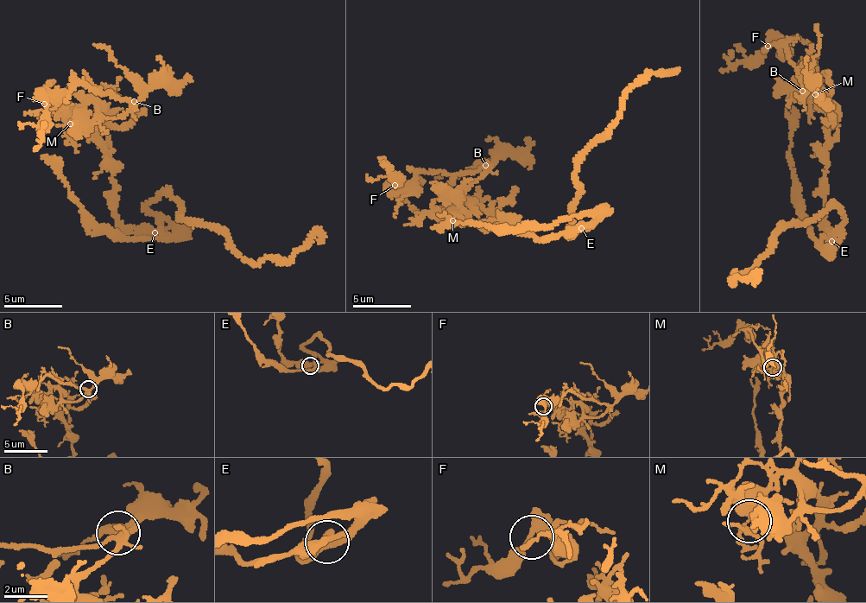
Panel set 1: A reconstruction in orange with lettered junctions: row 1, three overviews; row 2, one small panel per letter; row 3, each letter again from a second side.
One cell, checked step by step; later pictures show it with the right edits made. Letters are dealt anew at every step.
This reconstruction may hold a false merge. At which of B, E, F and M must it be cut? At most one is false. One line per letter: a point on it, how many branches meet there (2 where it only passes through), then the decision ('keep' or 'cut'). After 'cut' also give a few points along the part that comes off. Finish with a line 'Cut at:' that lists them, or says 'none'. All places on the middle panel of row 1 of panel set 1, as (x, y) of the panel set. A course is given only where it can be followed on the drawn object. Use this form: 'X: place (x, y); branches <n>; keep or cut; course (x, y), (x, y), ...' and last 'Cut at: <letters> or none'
B: place (485, 165); branches 5; keep
E: place (581, 228); branches 3; keep
F: place (395, 185); branches 5; keep
M: place (452, 220); branches 5; cut; course (451, 221), (523, 226), (540, 239), (580, 231), (567, 233), (576, 161), (645, 73), (679, 68)
Cut at: M

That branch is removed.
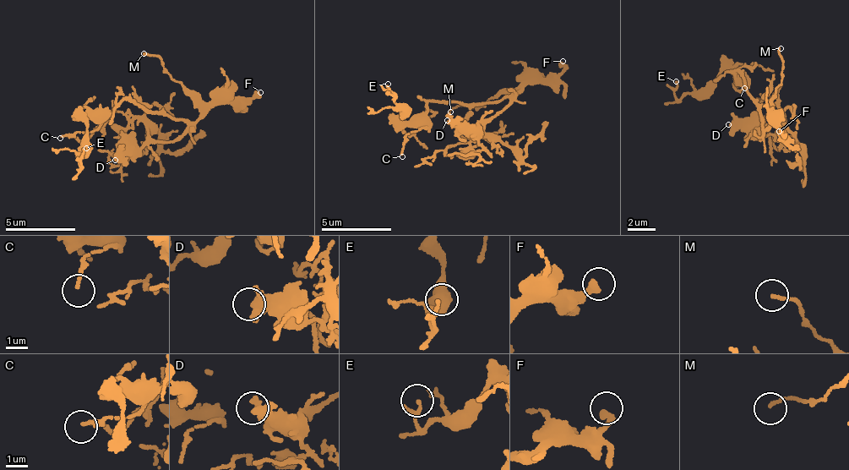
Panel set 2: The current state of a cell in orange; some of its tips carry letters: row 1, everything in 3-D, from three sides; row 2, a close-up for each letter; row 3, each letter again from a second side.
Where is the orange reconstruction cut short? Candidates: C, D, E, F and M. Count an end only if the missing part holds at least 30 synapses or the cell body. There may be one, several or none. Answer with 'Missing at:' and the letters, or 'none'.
Missing at: none

